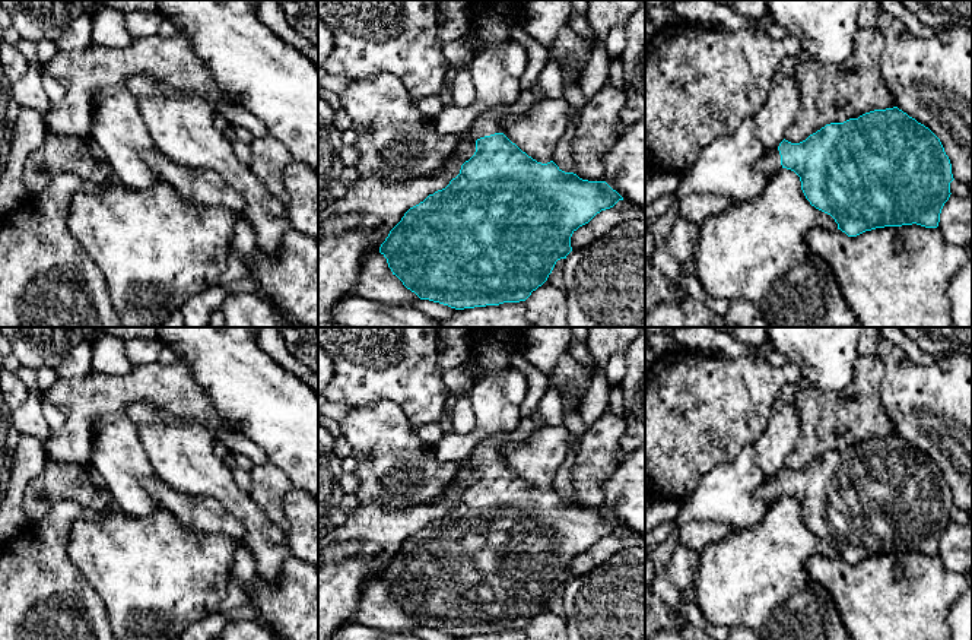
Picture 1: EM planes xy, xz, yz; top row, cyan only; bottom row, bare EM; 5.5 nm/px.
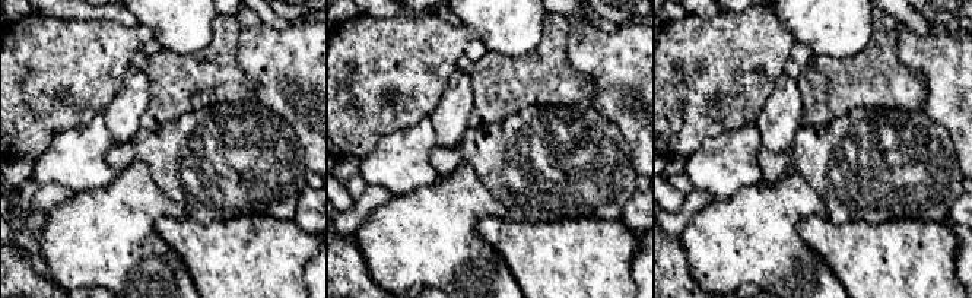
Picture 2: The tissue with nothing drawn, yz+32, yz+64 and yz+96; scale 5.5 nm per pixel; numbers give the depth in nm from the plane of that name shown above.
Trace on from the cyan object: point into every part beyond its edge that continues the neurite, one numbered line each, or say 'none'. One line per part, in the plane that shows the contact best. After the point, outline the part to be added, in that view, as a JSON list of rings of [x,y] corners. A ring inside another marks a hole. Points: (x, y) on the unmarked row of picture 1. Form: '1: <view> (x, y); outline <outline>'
1: xz (489, 450); outline [[[536,411],[530,416],[521,418],[521,422],[515,430],[490,435],[471,453],[464,463],[470,465],[471,468],[477,468],[495,460],[504,460],[502,447],[506,443],[524,443],[536,430],[543,427],[547,425],[544,424],[540,412]]]

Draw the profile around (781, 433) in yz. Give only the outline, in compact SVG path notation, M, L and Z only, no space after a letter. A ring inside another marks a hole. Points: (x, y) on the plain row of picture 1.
M776 399L763 433L753 443L753 462L765 479L778 476L787 456L800 437L800 414L795 403Z

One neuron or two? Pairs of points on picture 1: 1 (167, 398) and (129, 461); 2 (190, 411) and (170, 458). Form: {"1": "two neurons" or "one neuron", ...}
{"1": "two neurons", "2": "two neurons"}

